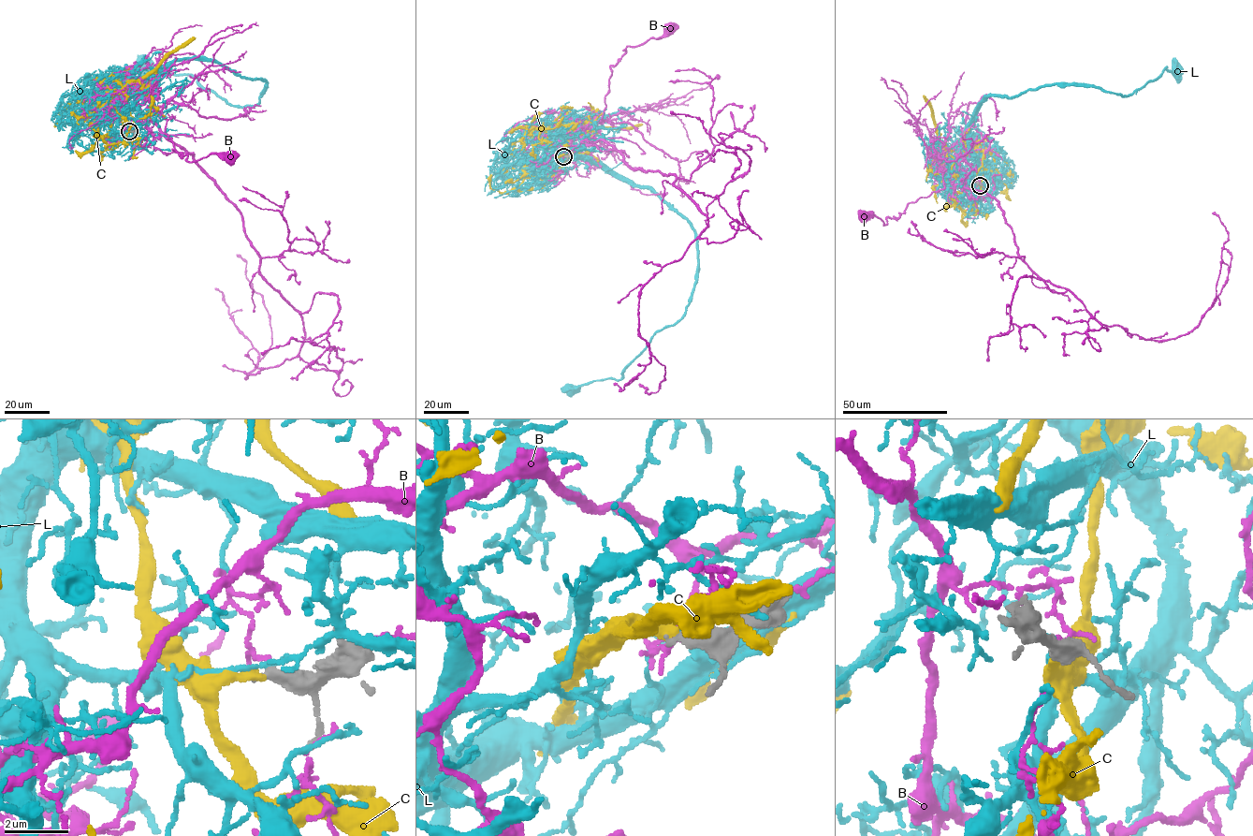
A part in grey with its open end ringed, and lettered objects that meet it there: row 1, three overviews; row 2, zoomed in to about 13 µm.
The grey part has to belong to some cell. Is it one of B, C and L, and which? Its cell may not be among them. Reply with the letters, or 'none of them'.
none of them

